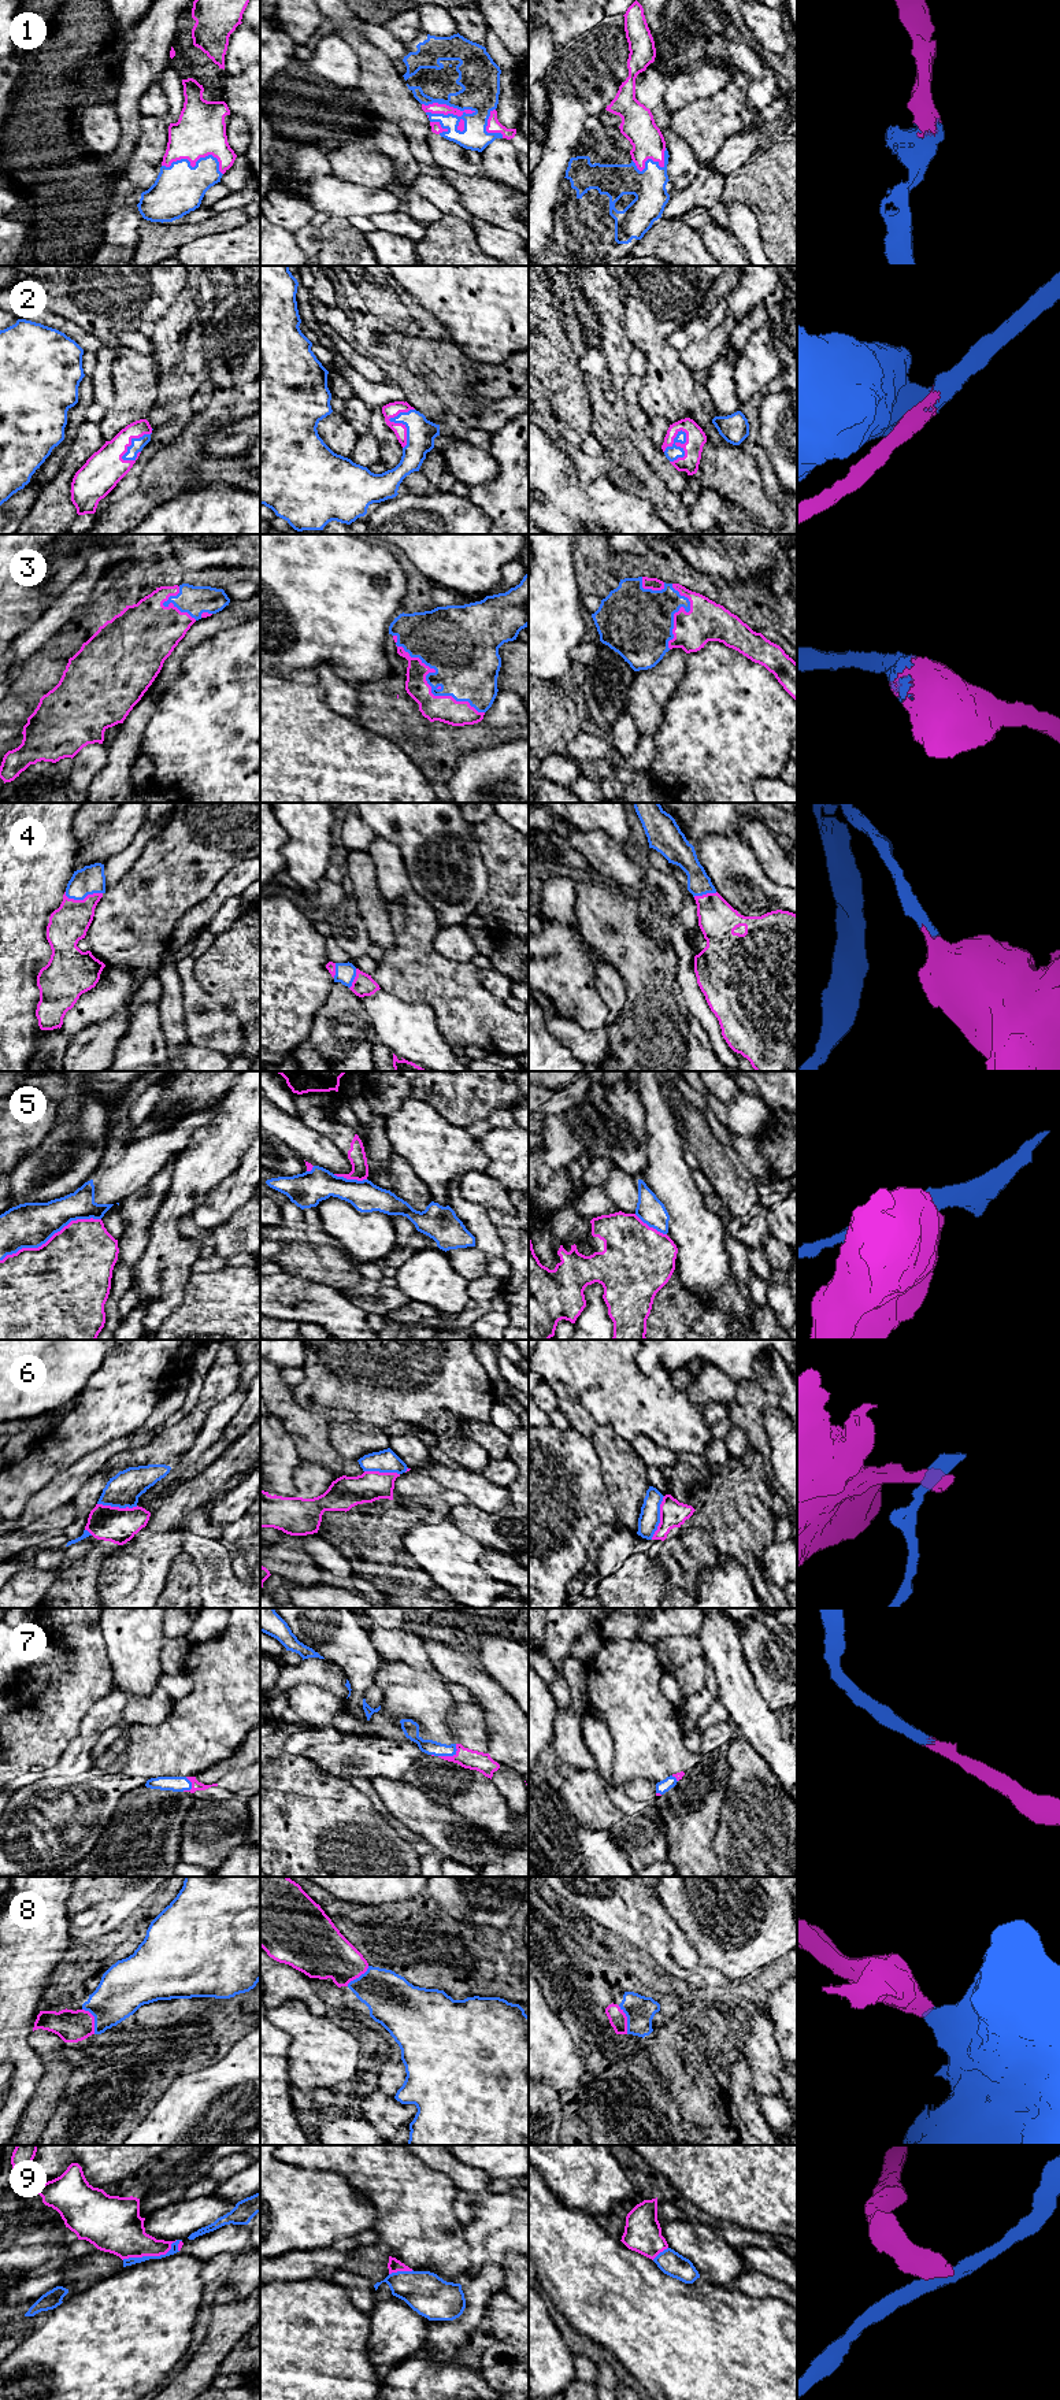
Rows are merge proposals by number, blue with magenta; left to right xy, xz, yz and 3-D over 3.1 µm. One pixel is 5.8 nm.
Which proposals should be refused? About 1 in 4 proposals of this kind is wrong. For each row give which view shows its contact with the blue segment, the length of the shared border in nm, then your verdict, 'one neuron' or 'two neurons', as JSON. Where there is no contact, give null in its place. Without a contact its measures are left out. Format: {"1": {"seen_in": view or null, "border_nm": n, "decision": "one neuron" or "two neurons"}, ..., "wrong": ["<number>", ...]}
{"1": {"seen_in": "xz", "border_nm": 320, "decision": "one neuron"}, "2": {"seen_in": "yz", "border_nm": 220, "decision": "one neuron"}, "3": {"seen_in": "xz", "border_nm": 700, "decision": "one neuron"}, "4": {"seen_in": "xy", "border_nm": 220, "decision": "one neuron"}, "5": {"seen_in": "xy", "border_nm": 650, "decision": "two neurons"}, "6": {"seen_in": "yz", "border_nm": 260, "decision": "two neurons"}, "7": {"seen_in": "xz", "border_nm": 130, "decision": "one neuron"}, "8": {"seen_in": "yz", "border_nm": 180, "decision": "one neuron"}, "9": {"seen_in": "xy", "border_nm": 360, "decision": "two neurons"}, "wrong": ["5", "6", "9"]}

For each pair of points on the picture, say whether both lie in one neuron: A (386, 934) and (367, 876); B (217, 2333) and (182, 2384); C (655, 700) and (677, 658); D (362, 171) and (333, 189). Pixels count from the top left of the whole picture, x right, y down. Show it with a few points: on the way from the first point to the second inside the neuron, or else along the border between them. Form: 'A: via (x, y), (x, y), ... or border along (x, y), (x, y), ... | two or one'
A: via (377, 919), (367, 903), (367, 891) | one
B: via (215, 2345), (210, 2356), (195, 2371) | one
C: via (655, 689), (671, 669) | one
D: border along (332, 173), (348, 181), (378, 188) | two

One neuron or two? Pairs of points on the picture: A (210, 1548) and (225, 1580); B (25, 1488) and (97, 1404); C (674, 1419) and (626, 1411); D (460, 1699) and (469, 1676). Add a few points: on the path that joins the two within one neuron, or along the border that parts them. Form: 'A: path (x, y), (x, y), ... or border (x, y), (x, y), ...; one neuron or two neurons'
A: path (210, 1556), (217, 1571); one neuron
B: path (41, 1467), (84, 1425); one neuron
C: path (662, 1414), (659, 1411), (638, 1411); one neuron
D: border (447, 1682), (462, 1685), (484, 1713); two neurons

